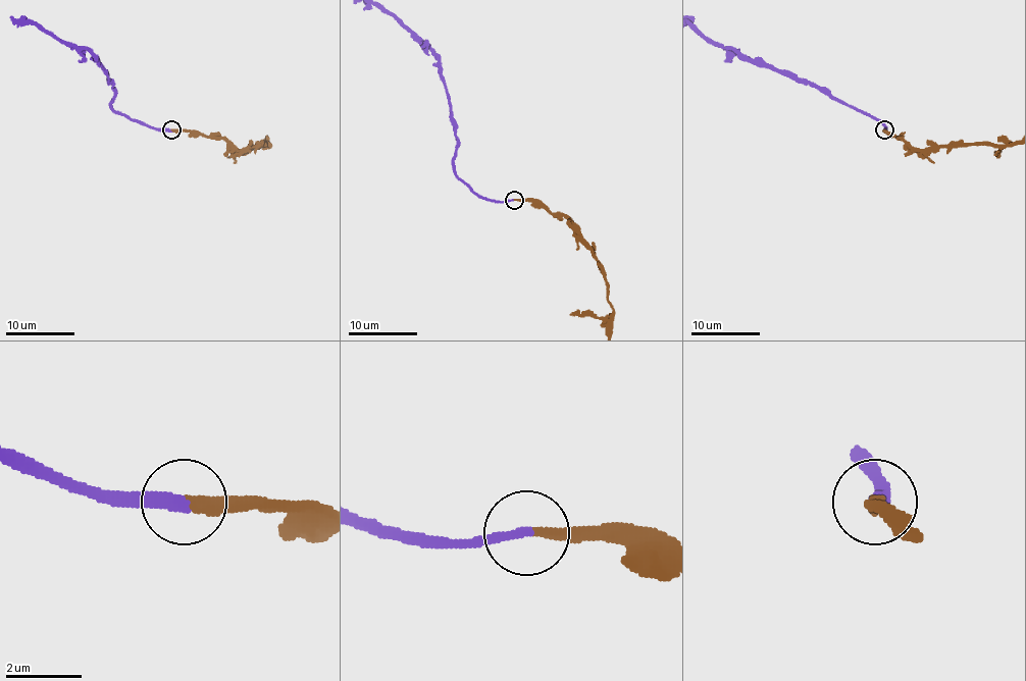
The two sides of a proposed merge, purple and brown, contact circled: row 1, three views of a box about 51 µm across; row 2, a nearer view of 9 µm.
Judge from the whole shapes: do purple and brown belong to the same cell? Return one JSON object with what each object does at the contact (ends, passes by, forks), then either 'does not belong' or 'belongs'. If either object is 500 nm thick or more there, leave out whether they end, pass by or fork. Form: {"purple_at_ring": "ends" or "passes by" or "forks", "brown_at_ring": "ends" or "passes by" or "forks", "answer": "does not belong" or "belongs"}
{"purple_at_ring": "ends", "brown_at_ring": "ends", "answer": "belongs"}

